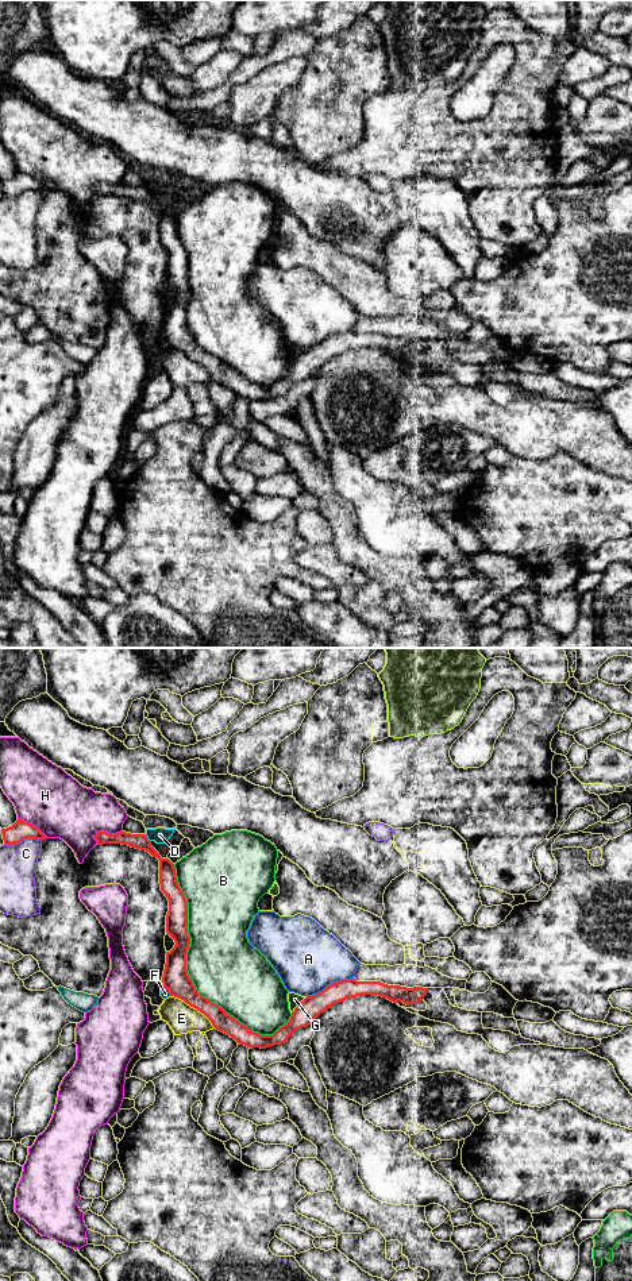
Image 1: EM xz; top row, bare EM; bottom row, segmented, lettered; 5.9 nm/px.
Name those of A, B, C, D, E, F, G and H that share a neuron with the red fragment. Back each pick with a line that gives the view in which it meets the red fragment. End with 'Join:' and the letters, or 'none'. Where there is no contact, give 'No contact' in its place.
Join: none

